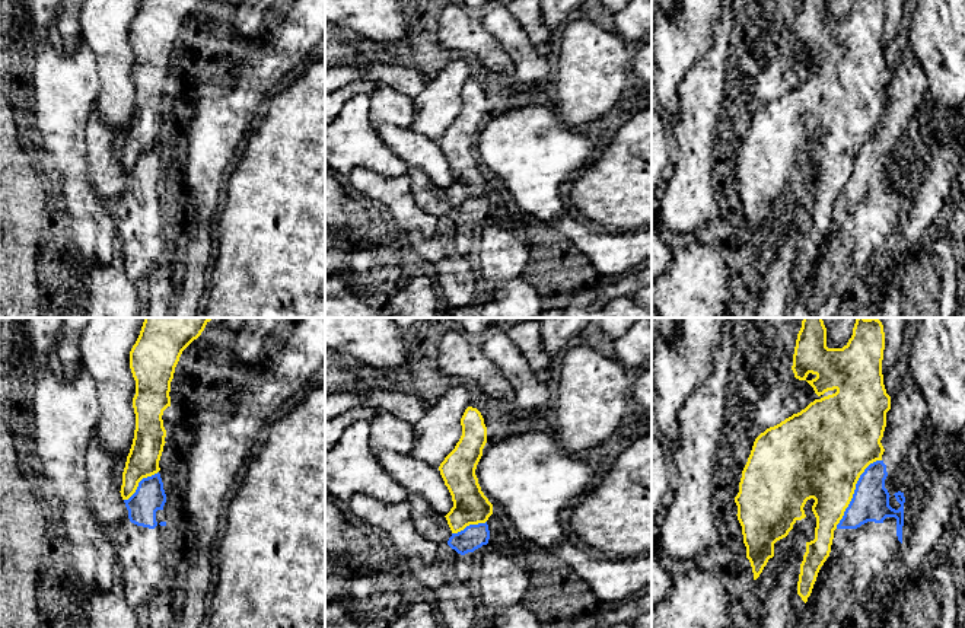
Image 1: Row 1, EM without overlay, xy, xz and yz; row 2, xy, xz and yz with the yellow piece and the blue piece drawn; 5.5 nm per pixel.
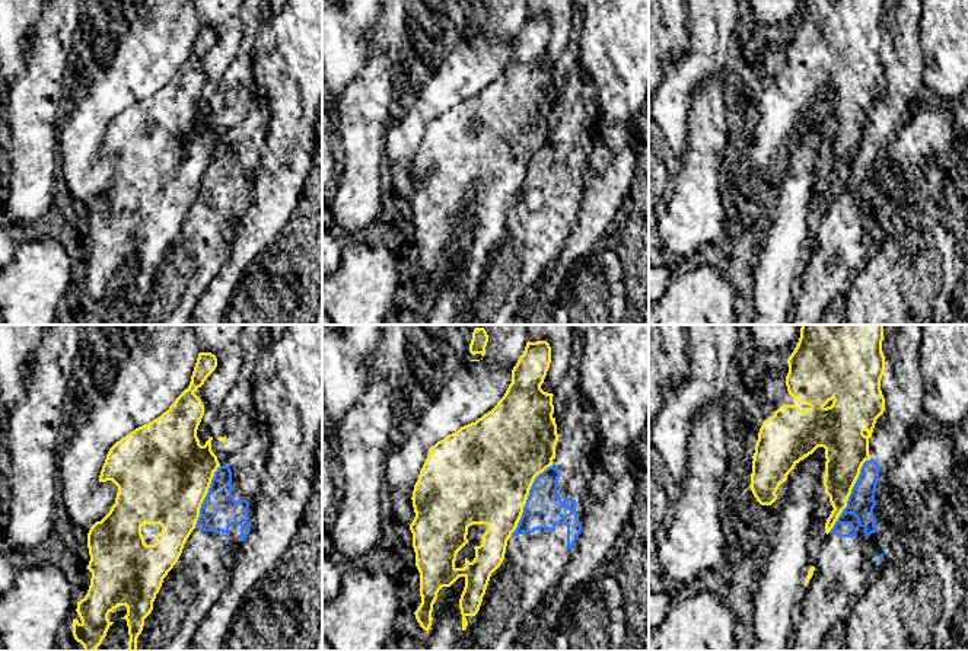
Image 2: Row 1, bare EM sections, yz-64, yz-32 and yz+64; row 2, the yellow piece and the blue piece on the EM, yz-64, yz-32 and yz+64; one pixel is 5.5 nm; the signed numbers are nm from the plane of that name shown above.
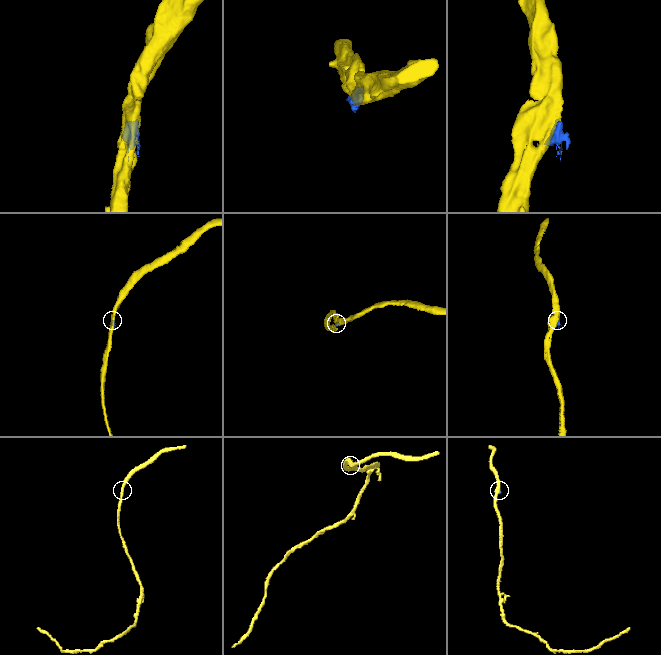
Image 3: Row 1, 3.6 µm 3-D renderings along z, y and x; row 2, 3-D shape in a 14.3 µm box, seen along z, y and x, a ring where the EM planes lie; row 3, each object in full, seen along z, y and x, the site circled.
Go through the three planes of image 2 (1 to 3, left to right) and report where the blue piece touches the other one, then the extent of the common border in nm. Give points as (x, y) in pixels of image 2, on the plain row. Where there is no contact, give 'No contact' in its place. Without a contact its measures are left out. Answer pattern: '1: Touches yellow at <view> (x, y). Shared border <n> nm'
1: Touches yellow at yz-64 (204, 171). Shared border 380 nm
2: Touches yellow at yz-32 (527, 172). Shared border 460 nm
3: Touches yellow at yz+64 (850, 166). Shared border 480 nm

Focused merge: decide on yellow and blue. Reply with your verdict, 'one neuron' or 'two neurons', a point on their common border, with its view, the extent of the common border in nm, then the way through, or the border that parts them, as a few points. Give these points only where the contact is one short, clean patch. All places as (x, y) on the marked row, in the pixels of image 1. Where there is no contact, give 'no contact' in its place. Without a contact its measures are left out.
two neurons; meets yellow in yz at (853, 491); contact 460 nm long

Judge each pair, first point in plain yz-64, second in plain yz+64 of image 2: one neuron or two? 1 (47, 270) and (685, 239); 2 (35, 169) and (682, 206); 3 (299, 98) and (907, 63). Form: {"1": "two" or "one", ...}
{"1": "two", "2": "one", "3": "two"}

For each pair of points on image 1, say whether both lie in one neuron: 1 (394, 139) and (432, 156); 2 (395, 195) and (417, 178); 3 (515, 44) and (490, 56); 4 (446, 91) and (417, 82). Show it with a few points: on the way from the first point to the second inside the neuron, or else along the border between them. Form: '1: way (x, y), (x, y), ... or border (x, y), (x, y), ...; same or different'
1: way (403, 142), (423, 153); same
2: border (407, 174), (411, 182), (413, 200), (427, 213); different
3: border (483, 22), (483, 26), (510, 59), (513, 73); different
4: border (430, 79), (413, 98); different

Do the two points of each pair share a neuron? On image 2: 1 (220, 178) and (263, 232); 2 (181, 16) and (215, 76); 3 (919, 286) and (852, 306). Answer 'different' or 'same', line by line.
1: different
2: different
3: same

